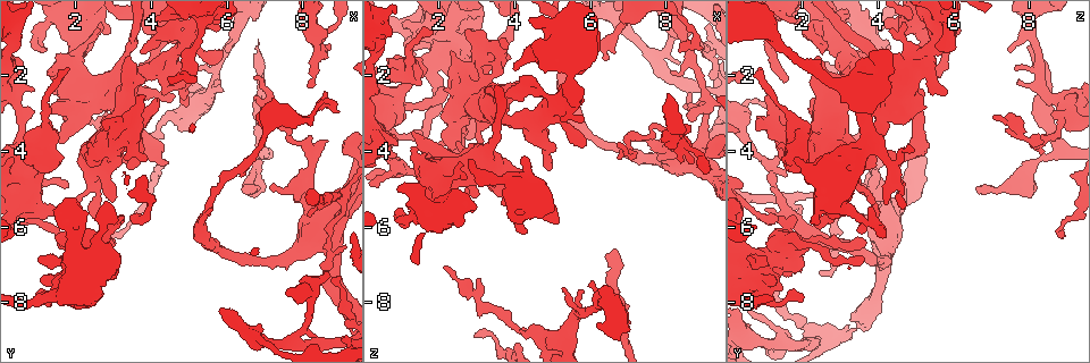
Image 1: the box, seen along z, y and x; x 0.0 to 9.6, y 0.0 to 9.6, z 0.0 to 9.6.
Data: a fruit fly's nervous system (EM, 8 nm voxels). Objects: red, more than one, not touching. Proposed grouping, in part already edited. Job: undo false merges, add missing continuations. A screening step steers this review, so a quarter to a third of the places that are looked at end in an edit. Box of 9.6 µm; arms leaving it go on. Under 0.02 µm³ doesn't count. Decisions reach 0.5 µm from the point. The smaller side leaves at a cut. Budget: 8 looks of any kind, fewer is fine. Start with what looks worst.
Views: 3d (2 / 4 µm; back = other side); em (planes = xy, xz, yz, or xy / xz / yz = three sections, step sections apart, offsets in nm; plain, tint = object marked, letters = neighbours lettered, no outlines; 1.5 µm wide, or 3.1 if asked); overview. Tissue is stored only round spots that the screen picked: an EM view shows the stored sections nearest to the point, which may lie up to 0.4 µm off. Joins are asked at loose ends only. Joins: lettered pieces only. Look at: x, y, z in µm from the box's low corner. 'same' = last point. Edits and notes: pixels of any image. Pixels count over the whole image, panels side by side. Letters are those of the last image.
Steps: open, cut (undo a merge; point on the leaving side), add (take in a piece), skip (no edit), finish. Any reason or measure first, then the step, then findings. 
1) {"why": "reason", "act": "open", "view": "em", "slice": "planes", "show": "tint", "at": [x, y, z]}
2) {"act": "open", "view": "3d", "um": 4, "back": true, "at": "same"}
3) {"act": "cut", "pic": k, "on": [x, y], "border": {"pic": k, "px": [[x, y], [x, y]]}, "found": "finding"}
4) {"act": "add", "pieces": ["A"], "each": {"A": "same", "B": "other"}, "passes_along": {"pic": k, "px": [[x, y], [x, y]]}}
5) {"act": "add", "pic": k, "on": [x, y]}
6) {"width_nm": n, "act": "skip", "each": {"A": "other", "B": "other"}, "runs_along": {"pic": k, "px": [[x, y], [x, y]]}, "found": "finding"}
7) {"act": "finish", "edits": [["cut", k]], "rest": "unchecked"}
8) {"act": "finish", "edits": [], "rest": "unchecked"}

{"why": "branch stops here", "act": "open", "view": "em", "slice": "planes", "show": "tint", "at": [1.60, 6.85, 3.60]}

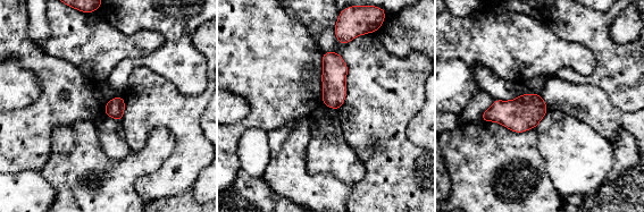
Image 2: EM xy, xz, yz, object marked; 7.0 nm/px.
{"why": "see the neighbours", "act": "open", "view": "em", "slice": "planes", "show": "letters", "at": "same"}

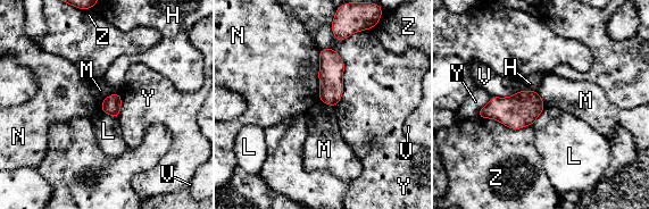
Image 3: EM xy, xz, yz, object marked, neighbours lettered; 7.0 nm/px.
{"width_nm": 130, "act": "skip", "each": {"H": "other", "L": "other", "M": "other", "N": "other", "V": "other", "Y": "other", "Z": "other"}, "border": {"pic": 3, "px": [[117, 92], [110, 93], [101, 102]]}, "found": "no lettered piece goes on from it"}

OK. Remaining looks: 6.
{"act": "open", "view": "em", "slice": "planes", "show": "tint", "at": [8.60, 2.65, 0.75]}

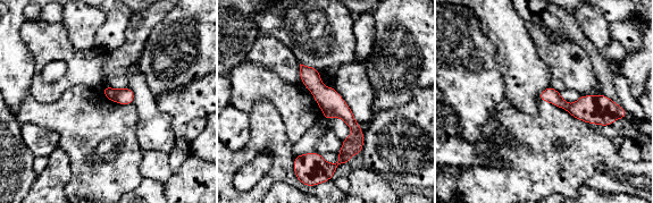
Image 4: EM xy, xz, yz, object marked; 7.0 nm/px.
{"act": "open", "view": "em", "slice": "planes", "show": "letters", "at": "same"}

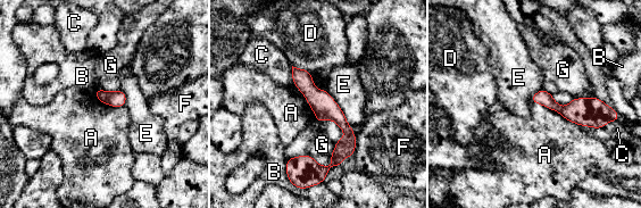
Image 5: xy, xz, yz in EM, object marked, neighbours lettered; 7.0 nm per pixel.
{"act": "skip", "each": {"A": "other", "B": "other", "C": "other", "D": "other", "E": "other", "F": "other", "G": "other"}, "runs_along": {"pic": 5, "px": [[294, 71], [348, 130], [339, 157], [311, 174]]}, "found": "one cell here"}

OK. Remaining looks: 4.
{"act": "open", "view": "3d", "um": 4, "at": [6.80, 2.05, 3.70]}

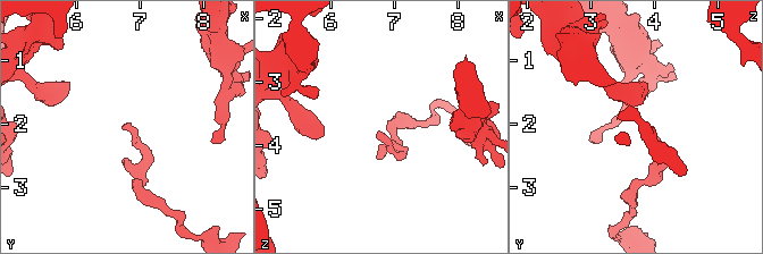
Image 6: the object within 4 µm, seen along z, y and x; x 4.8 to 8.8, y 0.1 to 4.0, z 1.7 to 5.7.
{"act": "open", "view": "em", "slice": "xy", "step": 8, "show": "letters", "at": [6.75, 2.10, 3.80]}

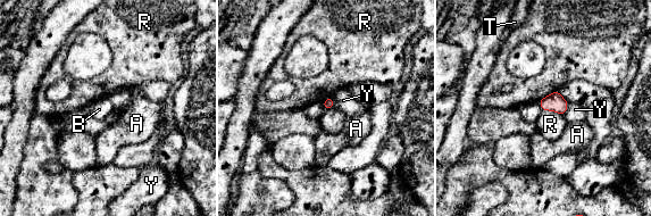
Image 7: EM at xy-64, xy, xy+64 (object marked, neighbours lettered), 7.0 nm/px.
{"why": "another direction", "act": "open", "view": "em", "slice": "xz", "step": 8, "show": "letters", "at": "same"}

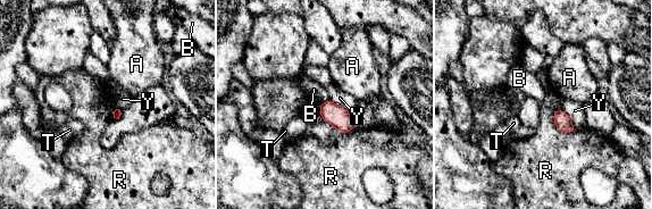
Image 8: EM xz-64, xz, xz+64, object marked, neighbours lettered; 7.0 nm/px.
{"act": "skip", "each": {"A": "other", "B": "other", "R": "other", "T": "other", "Y": "other"}, "border": {"pic": 8, "px": [[552, 113], [559, 130], [576, 132]]}, "found": "none of them fits"}

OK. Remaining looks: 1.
{"act": "finish", "edits": [], "rest": "unchecked"}

